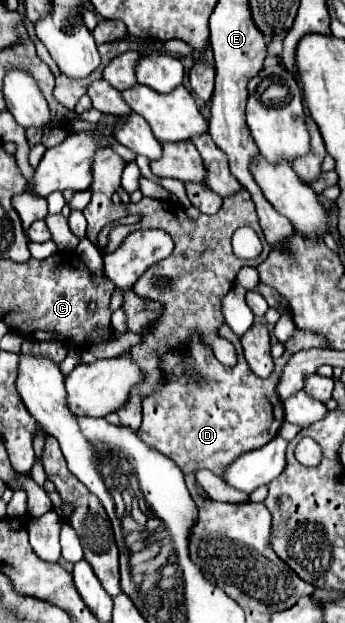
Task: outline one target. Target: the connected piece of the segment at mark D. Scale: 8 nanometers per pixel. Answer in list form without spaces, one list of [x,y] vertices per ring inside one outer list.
[[[222,325],[218,329],[218,335],[228,339],[236,347],[238,363],[232,369],[224,367],[214,357],[212,347],[206,345],[198,333],[192,333],[184,347],[172,349],[170,353],[162,355],[160,359],[160,371],[164,377],[162,389],[142,397],[144,413],[138,435],[150,447],[170,457],[182,469],[182,473],[190,473],[196,469],[210,469],[212,473],[222,477],[224,469],[230,463],[234,463],[242,453],[260,449],[268,441],[272,441],[284,423],[282,401],[278,399],[276,393],[276,385],[284,363],[294,355],[294,351],[310,347],[326,347],[326,341],[322,337],[296,329],[296,335],[288,341],[284,357],[276,359],[272,375],[268,379],[260,379],[246,365],[240,341],[234,333],[230,333],[230,327]]]

